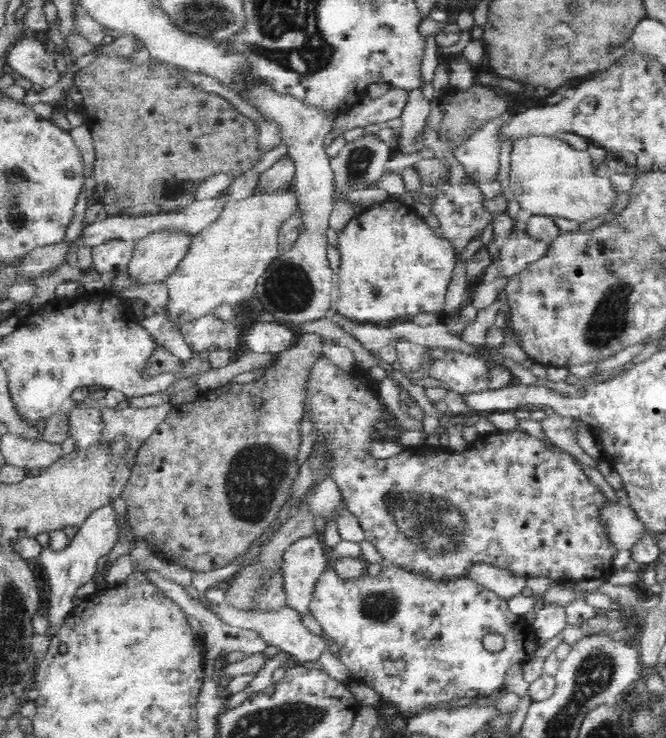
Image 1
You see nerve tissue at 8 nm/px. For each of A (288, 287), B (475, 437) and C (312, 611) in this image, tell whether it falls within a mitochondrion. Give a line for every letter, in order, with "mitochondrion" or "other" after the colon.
A: mitochondrion
B: other
C: other

